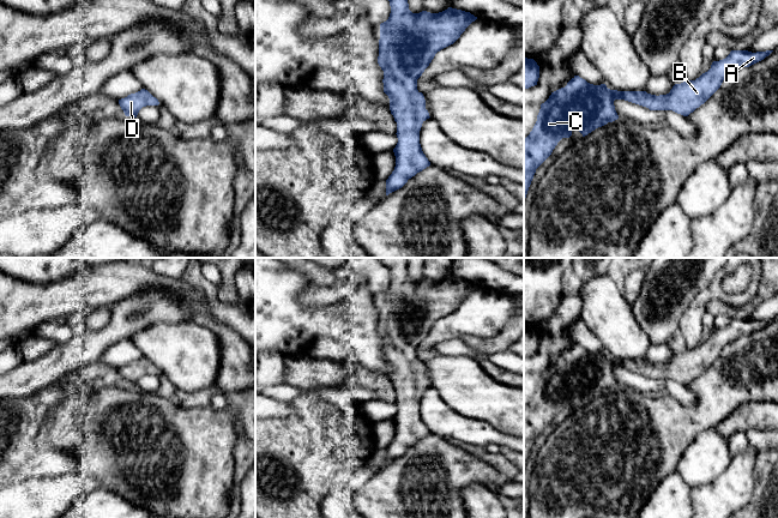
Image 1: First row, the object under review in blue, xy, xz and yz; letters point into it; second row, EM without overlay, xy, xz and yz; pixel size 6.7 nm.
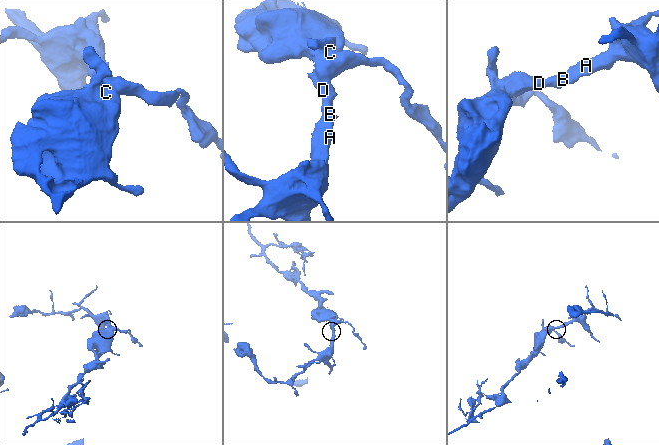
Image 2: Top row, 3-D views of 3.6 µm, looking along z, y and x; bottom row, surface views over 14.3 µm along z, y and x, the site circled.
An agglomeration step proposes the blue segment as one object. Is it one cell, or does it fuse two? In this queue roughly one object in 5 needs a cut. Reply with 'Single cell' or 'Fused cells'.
Single cell

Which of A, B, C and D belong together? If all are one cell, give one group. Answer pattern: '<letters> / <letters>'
A B C D

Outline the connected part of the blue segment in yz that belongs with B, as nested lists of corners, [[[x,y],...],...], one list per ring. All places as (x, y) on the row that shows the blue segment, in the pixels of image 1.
[[[731,50],[695,80],[675,84],[667,95],[651,95],[646,91],[610,90],[605,84],[593,85],[574,76],[565,88],[549,96],[541,104],[537,121],[524,138],[524,201],[536,169],[551,155],[562,138],[569,138],[577,127],[583,137],[598,127],[619,119],[614,101],[625,100],[650,110],[673,110],[688,116],[704,104],[735,71],[749,67],[773,50],[752,53]]]

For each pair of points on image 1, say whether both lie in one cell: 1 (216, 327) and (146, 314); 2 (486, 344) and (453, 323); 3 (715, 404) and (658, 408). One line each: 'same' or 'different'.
1: different
2: different
3: same

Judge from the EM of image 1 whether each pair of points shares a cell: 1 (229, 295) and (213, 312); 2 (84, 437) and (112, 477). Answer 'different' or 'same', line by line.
1: different
2: same

